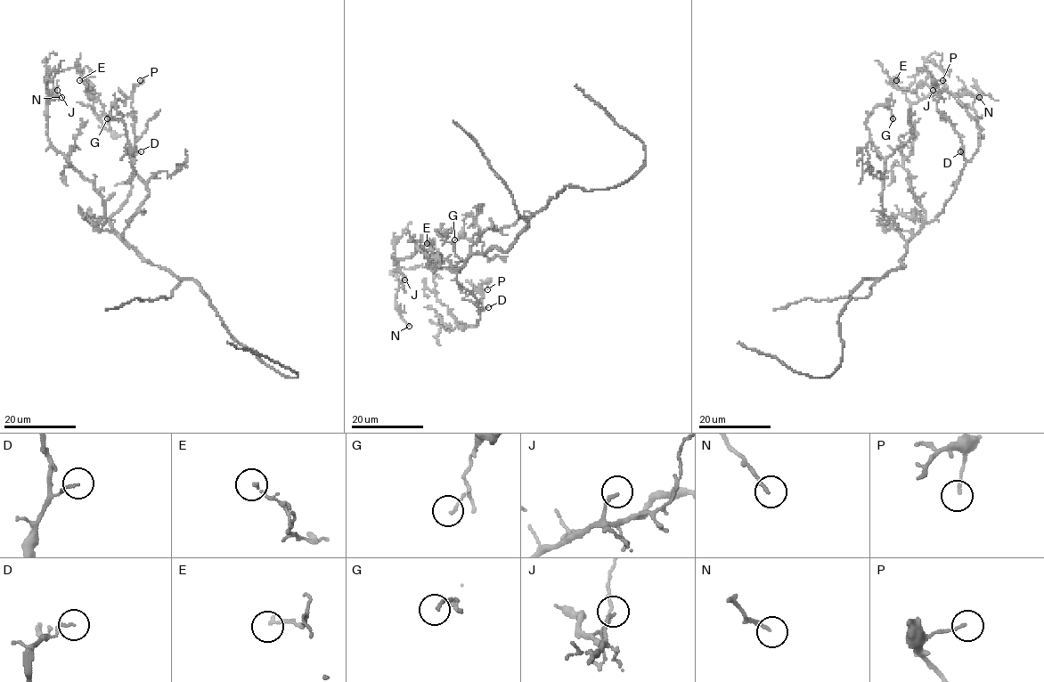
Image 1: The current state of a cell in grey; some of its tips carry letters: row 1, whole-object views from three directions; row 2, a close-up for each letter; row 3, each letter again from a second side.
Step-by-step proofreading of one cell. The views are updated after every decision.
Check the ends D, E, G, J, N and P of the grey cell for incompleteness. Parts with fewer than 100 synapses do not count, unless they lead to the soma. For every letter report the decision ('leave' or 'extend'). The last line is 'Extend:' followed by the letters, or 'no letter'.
D: leave
E: leave
G: leave
J: leave
N: leave
P: leave
Extend: no letter

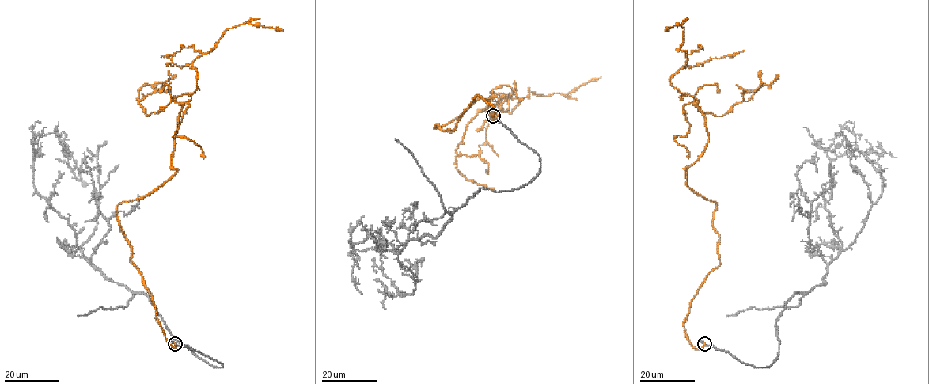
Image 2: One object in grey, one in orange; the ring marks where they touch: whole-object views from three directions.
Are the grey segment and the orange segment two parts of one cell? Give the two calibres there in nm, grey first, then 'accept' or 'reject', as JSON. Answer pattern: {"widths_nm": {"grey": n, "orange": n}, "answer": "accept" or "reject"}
{"widths_nm": {"grey": 240, "orange": 320}, "answer": "reject"}

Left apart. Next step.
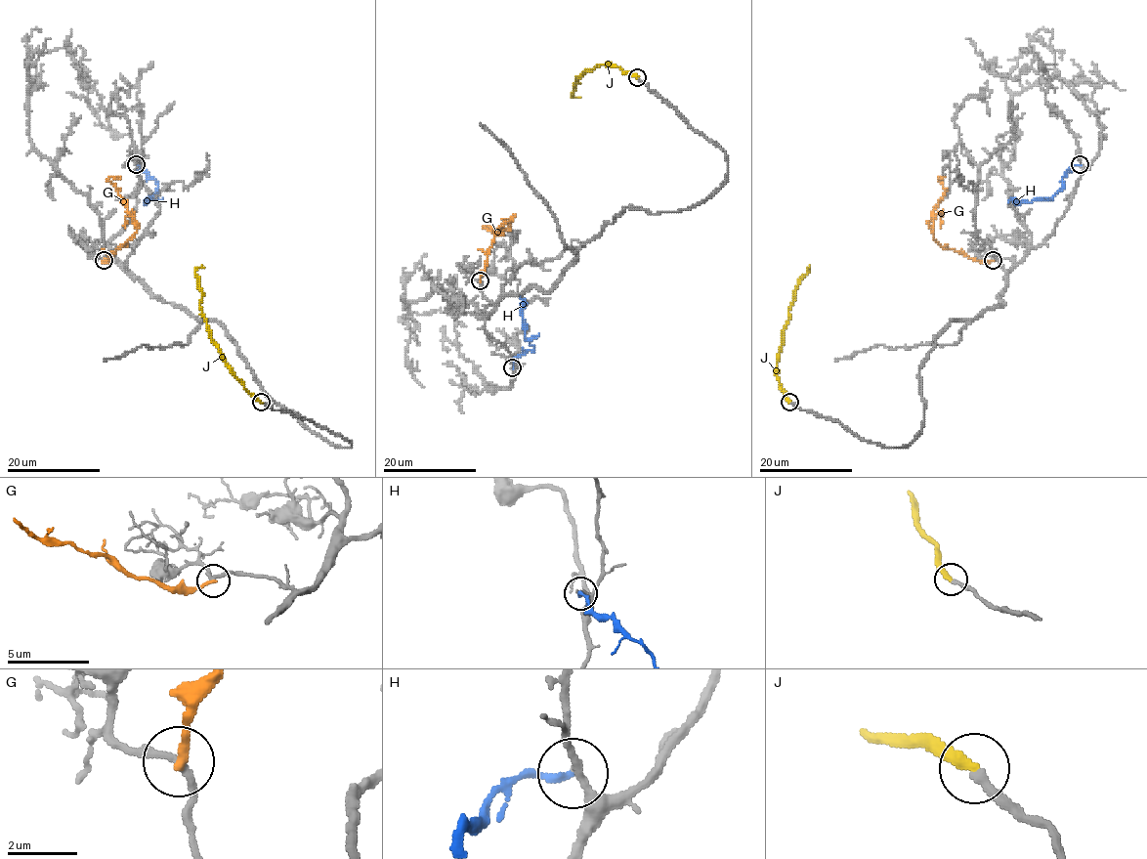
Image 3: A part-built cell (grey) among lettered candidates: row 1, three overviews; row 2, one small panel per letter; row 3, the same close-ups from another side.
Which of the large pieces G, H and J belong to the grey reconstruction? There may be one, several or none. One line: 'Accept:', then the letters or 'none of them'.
Accept: J

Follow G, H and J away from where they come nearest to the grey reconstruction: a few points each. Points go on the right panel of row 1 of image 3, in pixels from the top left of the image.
G: (994, 260), (969, 259), (957, 250), (946, 249), (934, 238), (933, 211), (945, 189), (939, 177), (946, 177)
H: (1080, 164), (1069, 167), (1059, 190), (1047, 199), (1015, 201), (1011, 198), (1007, 201)
J: (789, 402), (778, 375), (778, 355), (795, 288), (809, 267)

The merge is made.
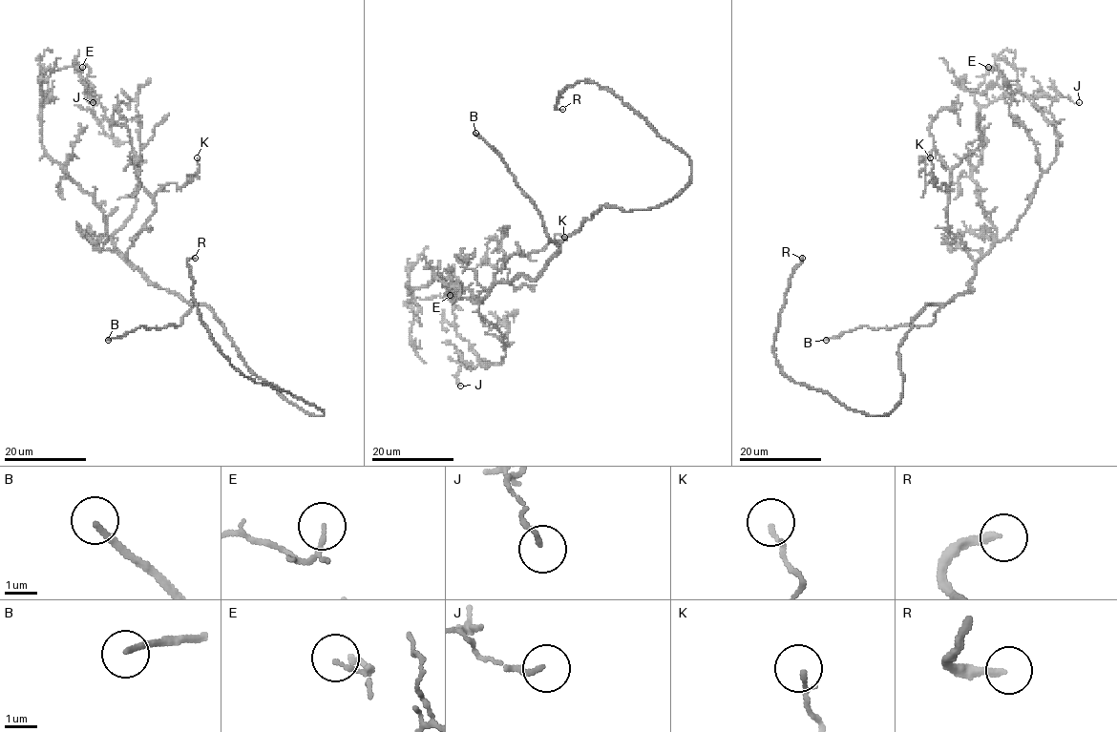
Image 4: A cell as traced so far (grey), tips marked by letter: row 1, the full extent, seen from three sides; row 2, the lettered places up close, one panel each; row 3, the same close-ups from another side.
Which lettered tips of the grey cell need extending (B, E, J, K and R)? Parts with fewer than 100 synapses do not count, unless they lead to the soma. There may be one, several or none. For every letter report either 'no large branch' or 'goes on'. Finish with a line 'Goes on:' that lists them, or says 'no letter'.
B: goes on
E: no large branch
J: no large branch
K: no large branch
R: goes on
Goes on: B, R

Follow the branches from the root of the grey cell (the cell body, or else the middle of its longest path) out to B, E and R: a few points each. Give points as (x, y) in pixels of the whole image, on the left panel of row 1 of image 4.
B: (213, 312), (203, 304), (192, 303), (192, 308), (178, 326), (150, 329), (140, 326), (122, 336), (108, 340)
E: (213, 312), (157, 287), (136, 269), (107, 233), (94, 198), (44, 150), (43, 72), (82, 67)
R: (213, 312), (255, 374), (305, 412), (325, 414), (257, 384), (230, 363), (194, 299), (187, 261), (195, 258)

